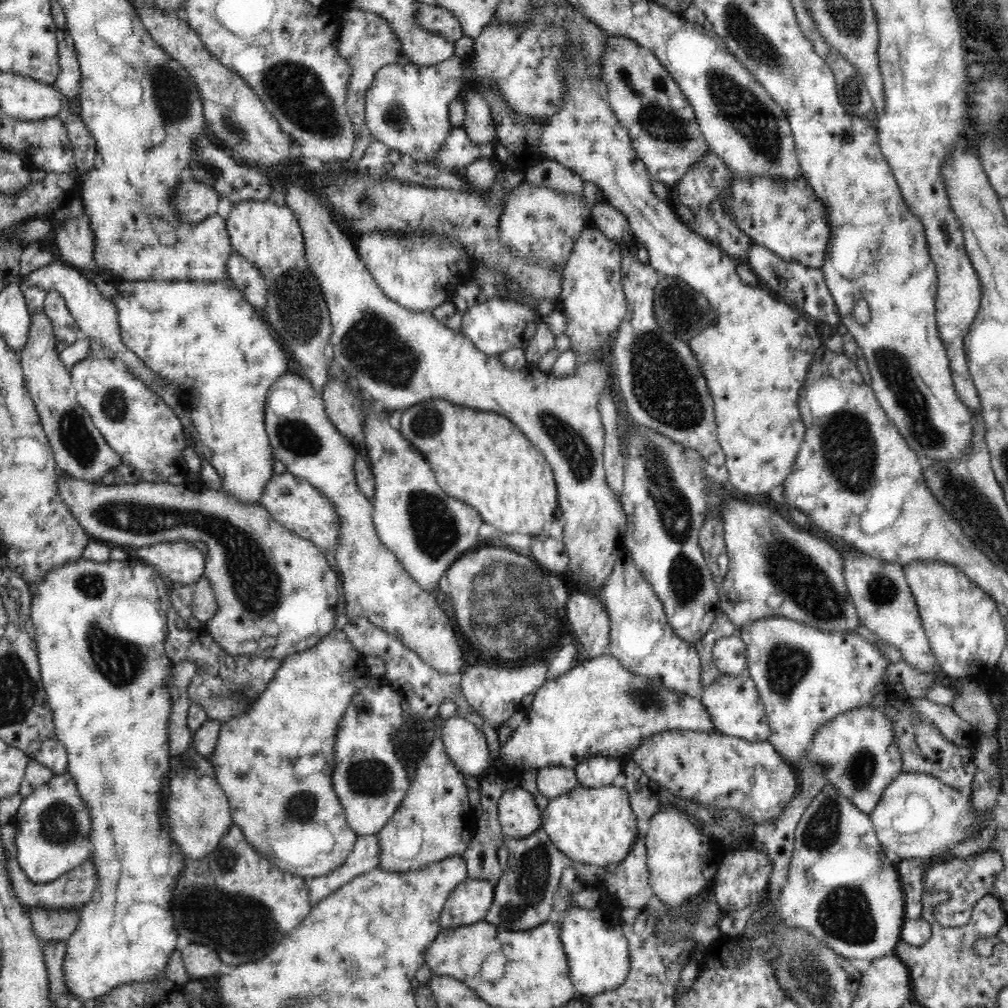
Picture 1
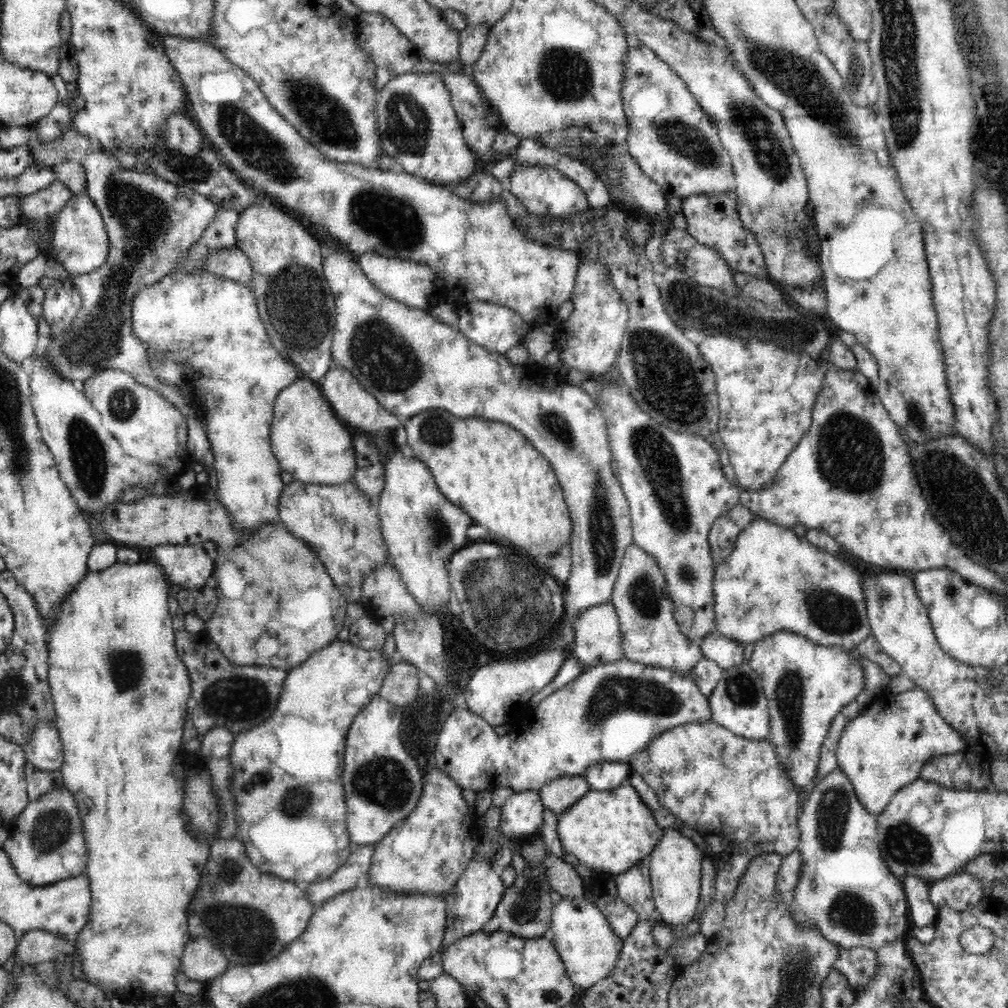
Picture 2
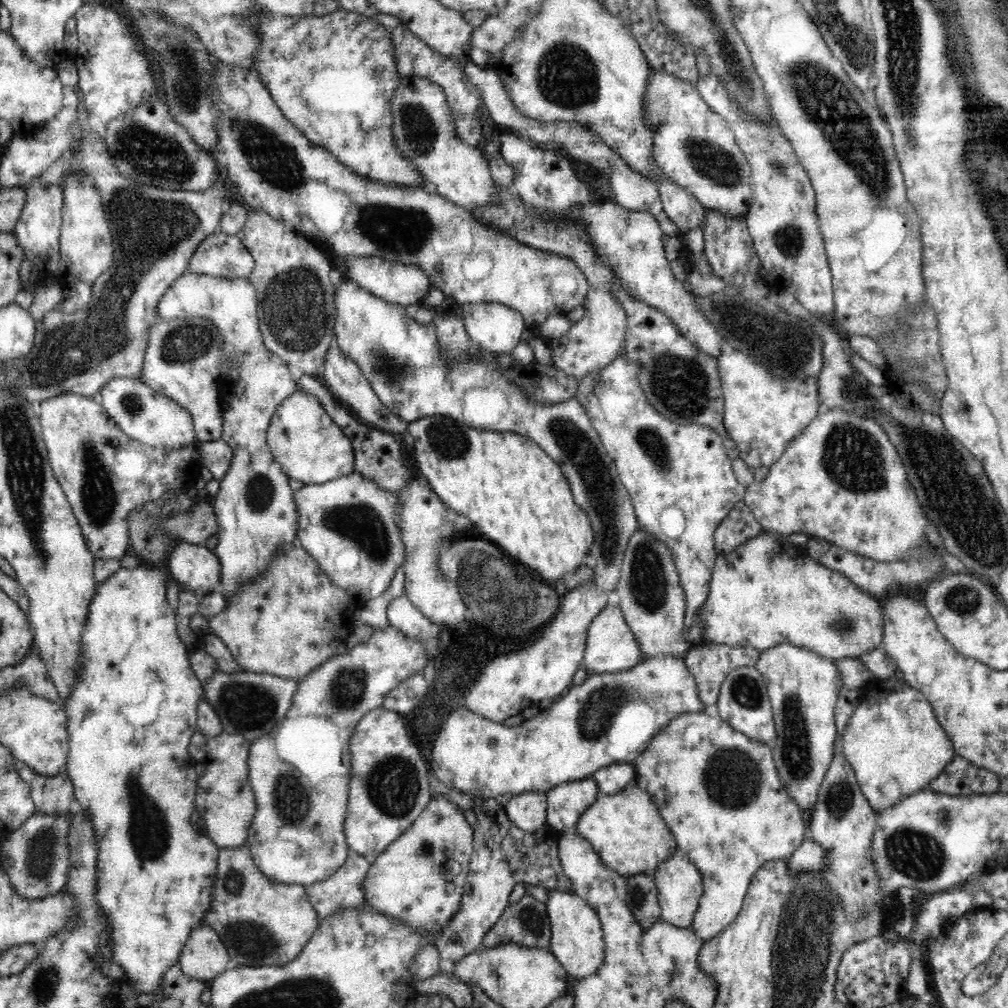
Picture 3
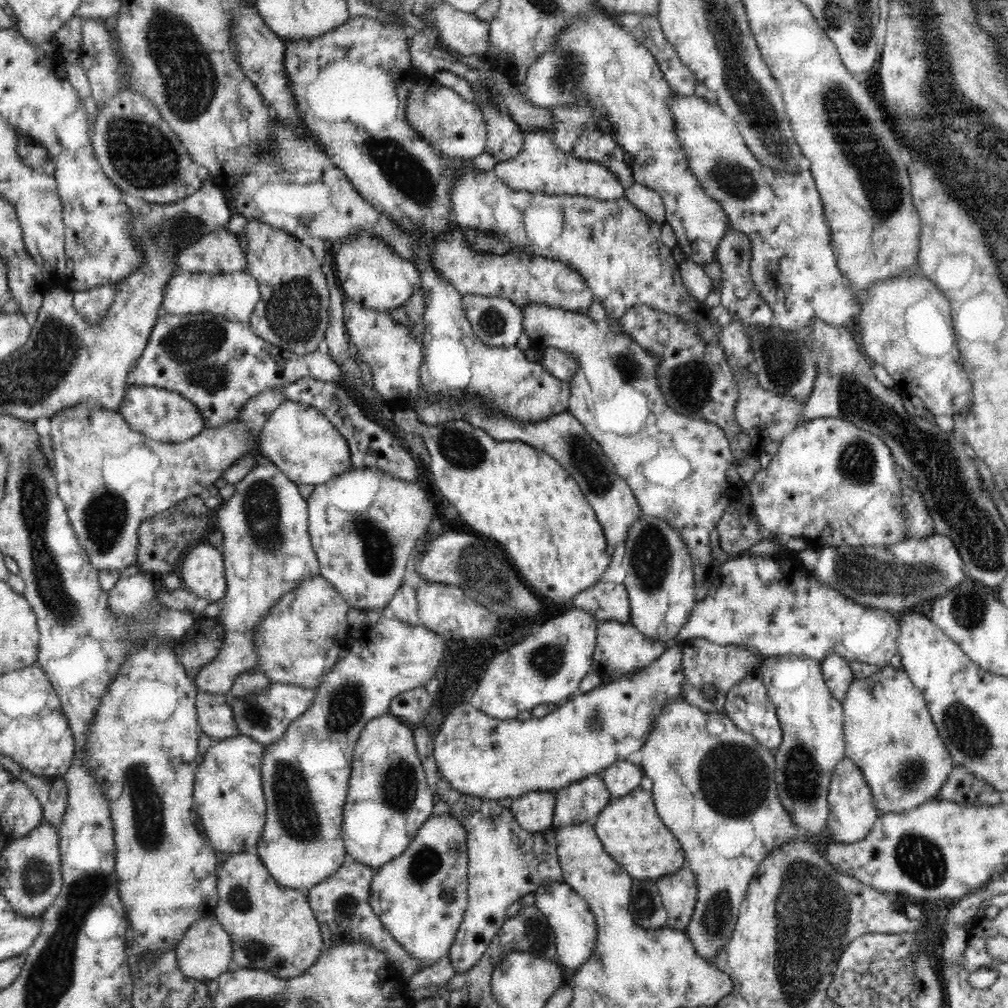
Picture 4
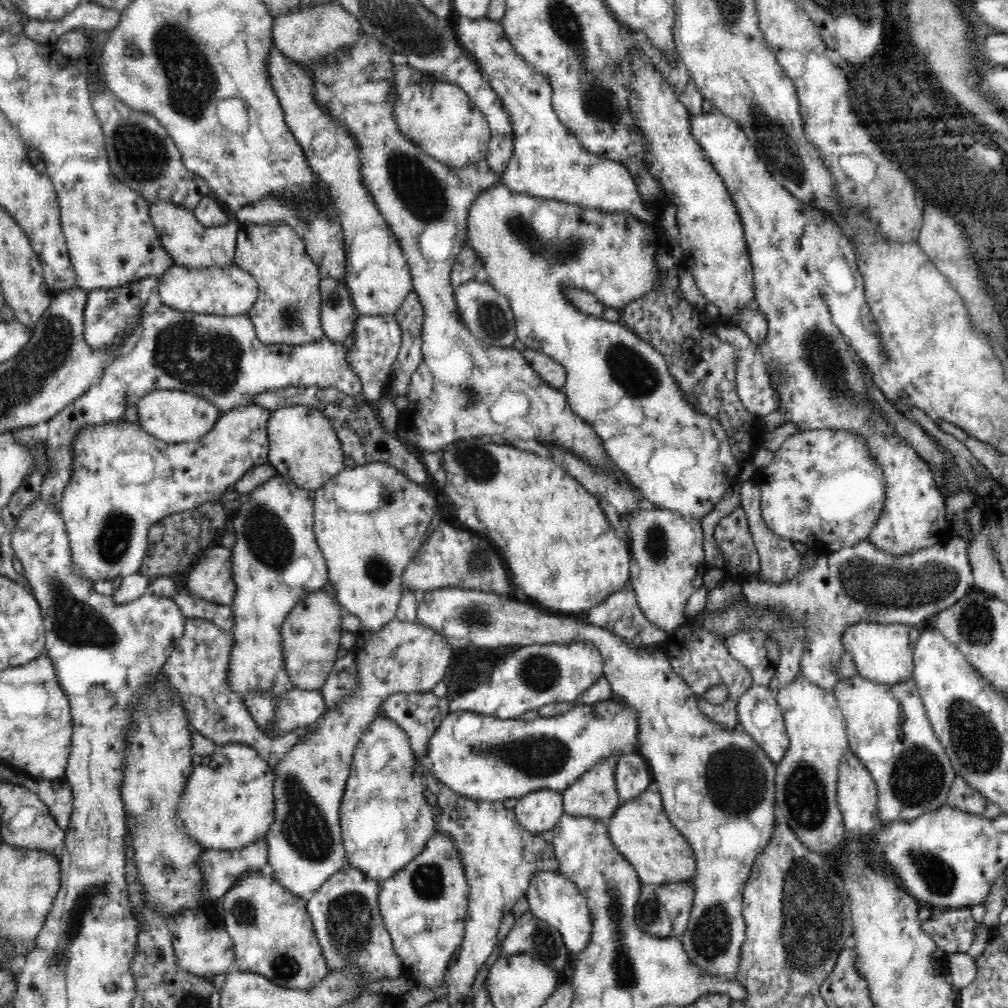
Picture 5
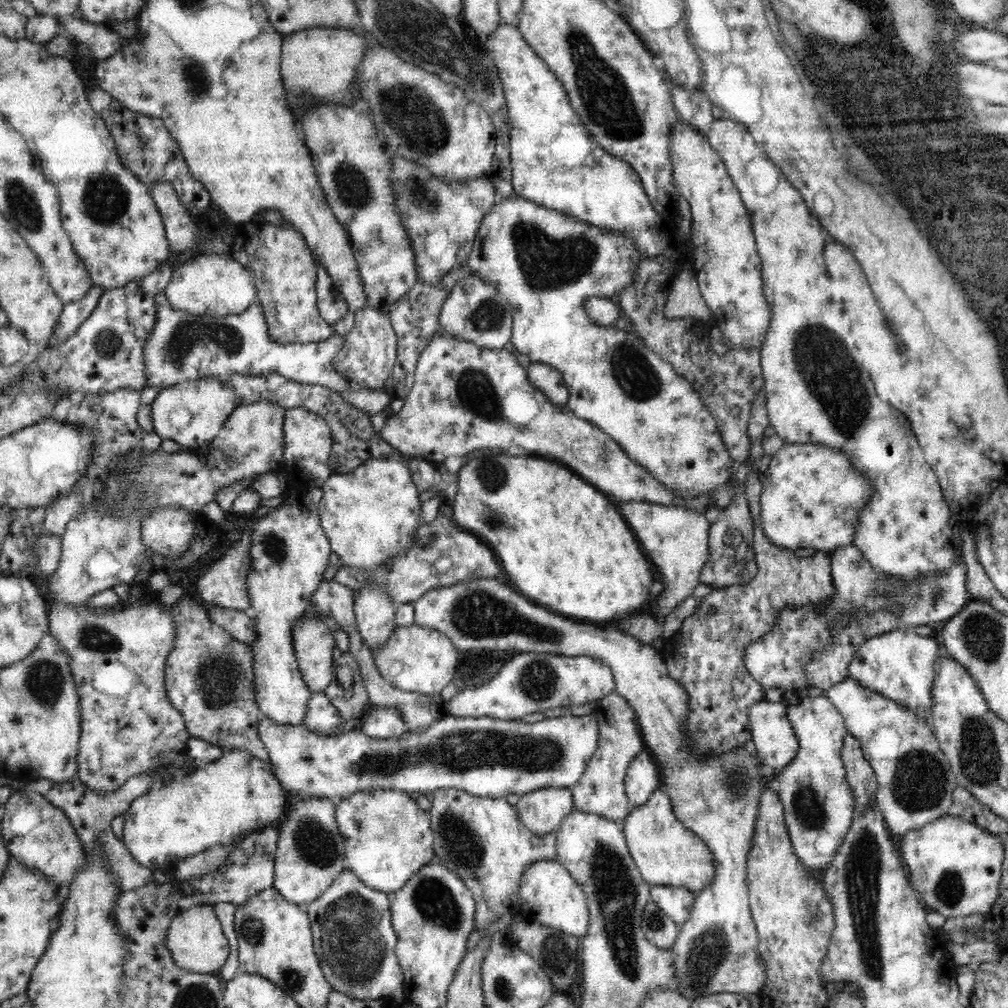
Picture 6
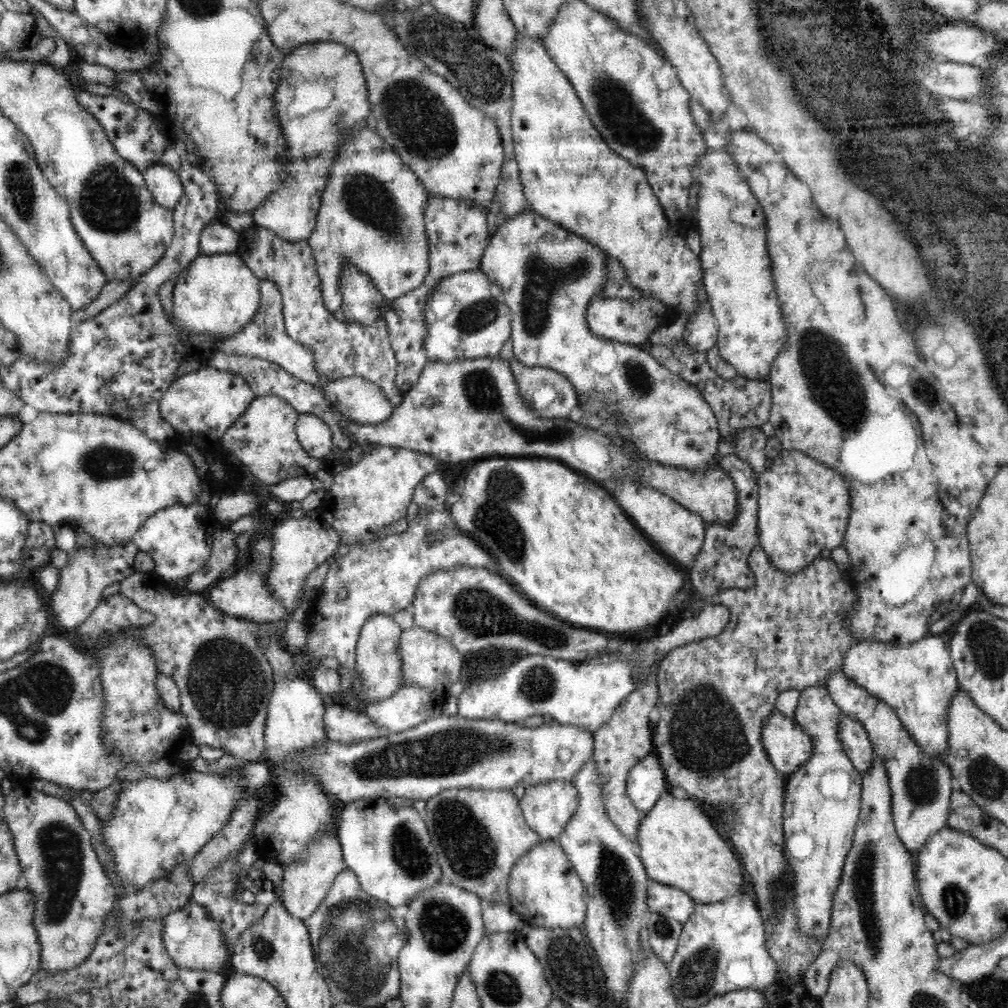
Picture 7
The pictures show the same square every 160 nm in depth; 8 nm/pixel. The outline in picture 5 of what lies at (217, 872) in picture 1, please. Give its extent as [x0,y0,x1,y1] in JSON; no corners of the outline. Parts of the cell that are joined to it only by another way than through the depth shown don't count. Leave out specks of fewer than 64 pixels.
[222,869,330,989]

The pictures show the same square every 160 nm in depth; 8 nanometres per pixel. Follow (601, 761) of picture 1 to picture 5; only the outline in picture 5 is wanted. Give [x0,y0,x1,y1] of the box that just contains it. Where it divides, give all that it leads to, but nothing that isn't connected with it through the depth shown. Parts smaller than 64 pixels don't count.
[615,751,653,804]

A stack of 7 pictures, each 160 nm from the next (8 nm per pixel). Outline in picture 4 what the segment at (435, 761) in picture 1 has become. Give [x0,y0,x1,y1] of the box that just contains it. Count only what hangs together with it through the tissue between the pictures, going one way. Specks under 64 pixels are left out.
[370,813,468,968]

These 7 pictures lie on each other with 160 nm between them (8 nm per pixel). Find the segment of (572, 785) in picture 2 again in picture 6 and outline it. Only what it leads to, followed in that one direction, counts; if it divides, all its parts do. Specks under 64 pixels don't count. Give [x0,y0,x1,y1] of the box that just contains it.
[571,692,645,824]

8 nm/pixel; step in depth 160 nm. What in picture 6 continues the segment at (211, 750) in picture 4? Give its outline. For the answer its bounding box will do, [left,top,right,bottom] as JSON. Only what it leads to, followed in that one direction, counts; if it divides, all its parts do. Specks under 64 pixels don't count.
[122,749,286,873]

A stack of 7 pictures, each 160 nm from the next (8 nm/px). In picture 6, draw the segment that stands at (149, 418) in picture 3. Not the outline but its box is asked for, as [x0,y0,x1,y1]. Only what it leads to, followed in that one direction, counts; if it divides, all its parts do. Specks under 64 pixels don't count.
[151,378,237,450]

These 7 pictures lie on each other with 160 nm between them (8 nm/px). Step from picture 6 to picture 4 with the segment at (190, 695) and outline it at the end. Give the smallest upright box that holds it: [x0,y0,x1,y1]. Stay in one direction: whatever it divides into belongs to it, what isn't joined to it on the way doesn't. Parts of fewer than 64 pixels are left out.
[174,615,240,742]

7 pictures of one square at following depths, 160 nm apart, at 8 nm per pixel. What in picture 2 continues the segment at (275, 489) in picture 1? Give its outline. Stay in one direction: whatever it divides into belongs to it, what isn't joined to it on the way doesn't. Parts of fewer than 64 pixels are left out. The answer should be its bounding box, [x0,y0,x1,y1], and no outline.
[279,480,390,602]

